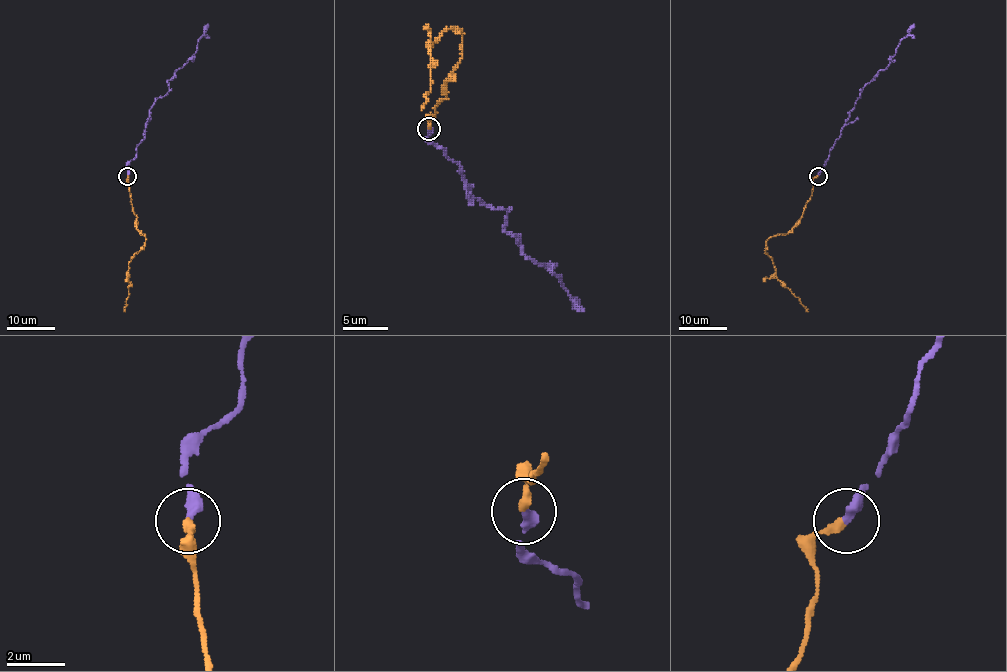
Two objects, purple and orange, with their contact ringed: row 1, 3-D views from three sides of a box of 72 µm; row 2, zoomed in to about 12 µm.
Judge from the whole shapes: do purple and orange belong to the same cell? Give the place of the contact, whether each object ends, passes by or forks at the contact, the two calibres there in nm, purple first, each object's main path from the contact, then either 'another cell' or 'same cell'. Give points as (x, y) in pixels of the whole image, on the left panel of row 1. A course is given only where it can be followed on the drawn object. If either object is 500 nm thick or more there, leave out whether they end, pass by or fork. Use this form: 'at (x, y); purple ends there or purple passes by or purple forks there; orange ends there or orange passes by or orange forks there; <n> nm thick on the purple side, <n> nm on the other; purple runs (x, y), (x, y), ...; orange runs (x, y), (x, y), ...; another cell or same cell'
at (127, 176); purple ends there; orange ends there; 360 nm thick on the purple side, 300 nm on the other; purple runs (127, 175), (127, 165), (144, 138), (149, 110), (169, 91), (168, 81), (195, 52), (208, 24); orange runs (127, 175), (137, 229), (145, 235), (145, 244), (128, 264), (128, 297), (124, 311); same cell

